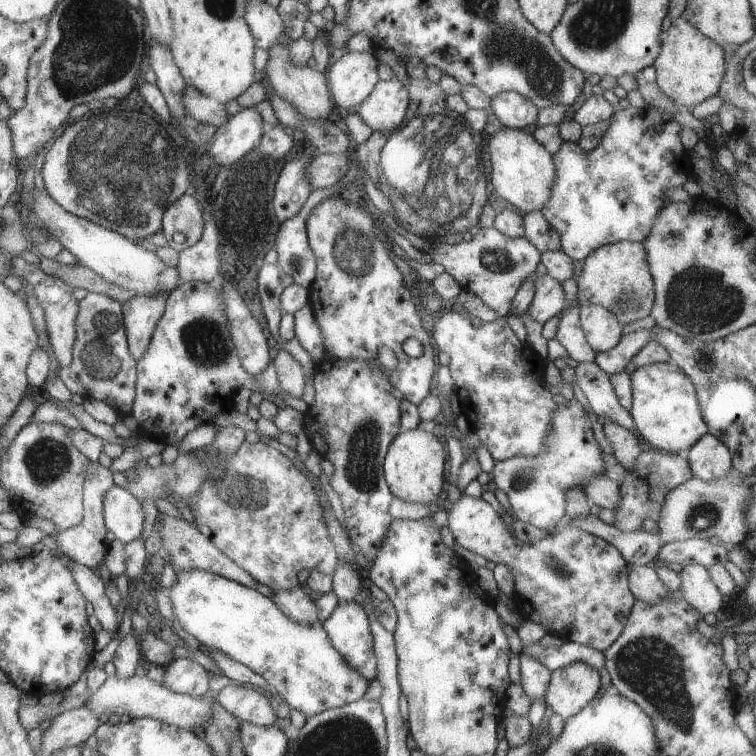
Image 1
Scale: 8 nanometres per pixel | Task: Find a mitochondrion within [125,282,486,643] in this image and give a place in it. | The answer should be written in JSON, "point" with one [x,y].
{"point":[361,470]}

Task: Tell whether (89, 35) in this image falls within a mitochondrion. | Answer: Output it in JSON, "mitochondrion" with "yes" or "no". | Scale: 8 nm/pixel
{"mitochondrion":"yes"}

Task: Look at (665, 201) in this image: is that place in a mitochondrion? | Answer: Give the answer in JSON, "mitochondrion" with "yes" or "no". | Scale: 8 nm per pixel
{"mitochondrion":"no"}

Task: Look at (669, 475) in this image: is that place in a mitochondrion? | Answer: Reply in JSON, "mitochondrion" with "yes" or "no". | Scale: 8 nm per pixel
{"mitochondrion":"no"}

